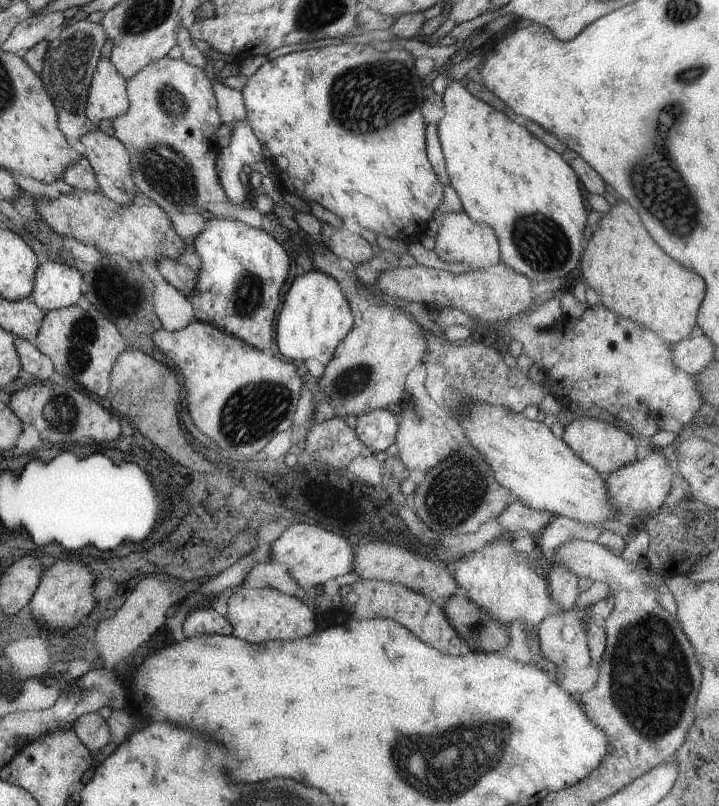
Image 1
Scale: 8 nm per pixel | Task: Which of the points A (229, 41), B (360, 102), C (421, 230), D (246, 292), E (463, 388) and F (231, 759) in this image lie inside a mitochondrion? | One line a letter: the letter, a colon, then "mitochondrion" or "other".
A: other
B: mitochondrion
C: other
D: mitochondrion
E: mitochondrion
F: other

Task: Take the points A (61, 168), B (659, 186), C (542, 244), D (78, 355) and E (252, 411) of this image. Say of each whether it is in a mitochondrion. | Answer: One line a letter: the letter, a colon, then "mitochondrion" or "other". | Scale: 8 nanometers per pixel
A: other
B: mitochondrion
C: mitochondrion
D: mitochondrion
E: mitochondrion

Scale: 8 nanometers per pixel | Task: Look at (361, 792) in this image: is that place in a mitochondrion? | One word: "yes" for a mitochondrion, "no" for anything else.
no

